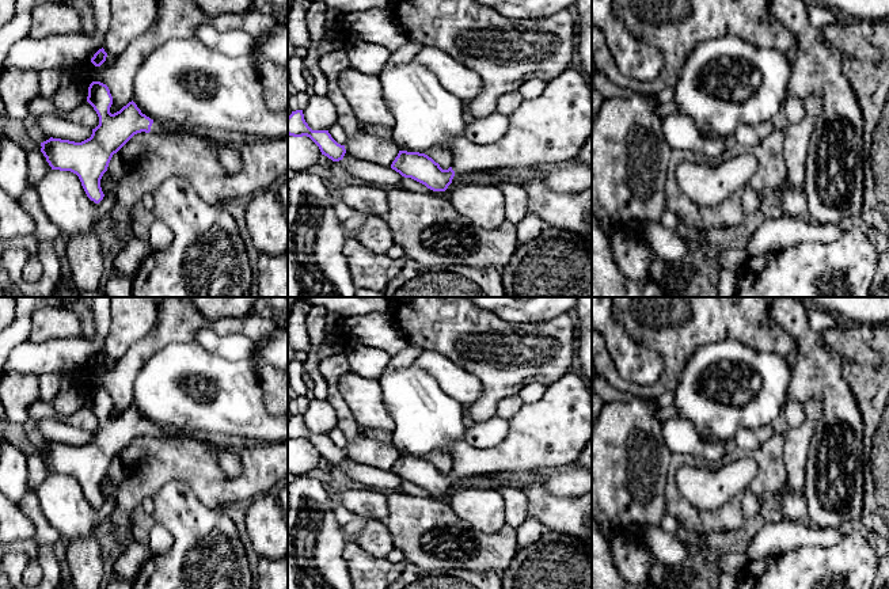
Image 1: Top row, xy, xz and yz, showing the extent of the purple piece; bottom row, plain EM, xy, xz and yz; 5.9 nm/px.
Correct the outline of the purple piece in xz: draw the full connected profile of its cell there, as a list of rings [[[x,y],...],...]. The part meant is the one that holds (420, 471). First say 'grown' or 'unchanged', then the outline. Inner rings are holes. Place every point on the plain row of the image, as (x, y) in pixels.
grown | [[[569,370],[548,384],[539,400],[524,403],[510,419],[509,434],[495,446],[455,442],[448,474],[425,457],[399,455],[391,472],[433,495],[445,495],[459,478],[575,463],[590,440],[592,390],[580,373]]]

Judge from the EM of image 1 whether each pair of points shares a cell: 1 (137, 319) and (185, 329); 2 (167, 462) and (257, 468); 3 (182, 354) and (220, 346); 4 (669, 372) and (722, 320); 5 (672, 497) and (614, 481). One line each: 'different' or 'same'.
1: different
2: same
3: different
4: same
5: different

